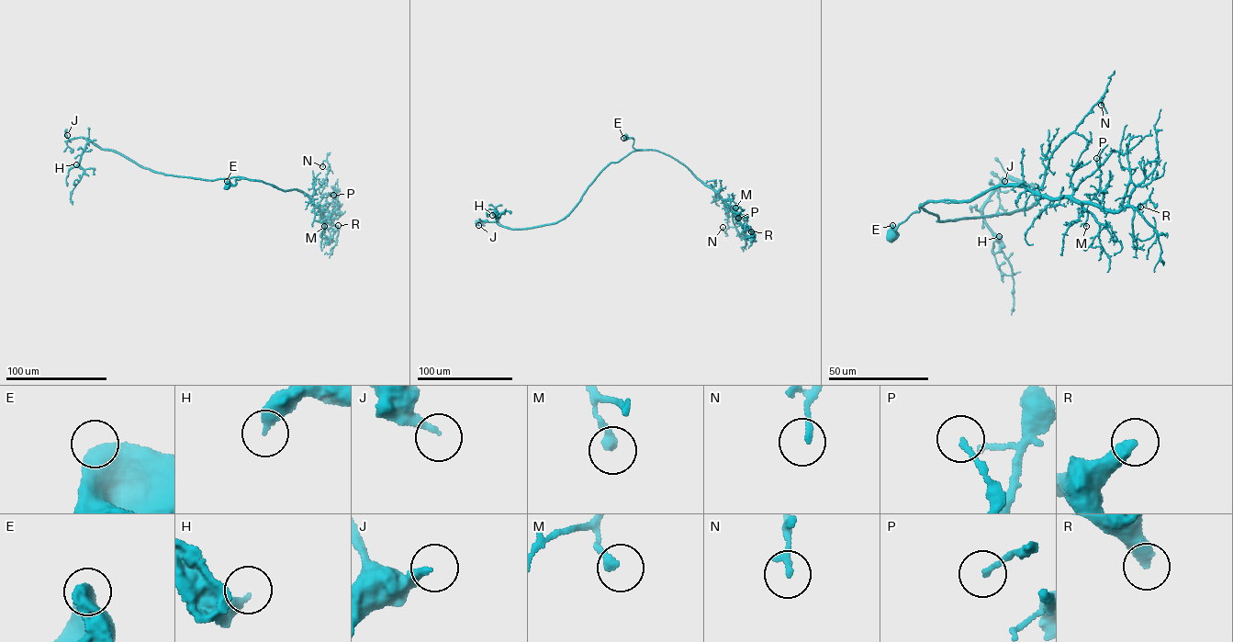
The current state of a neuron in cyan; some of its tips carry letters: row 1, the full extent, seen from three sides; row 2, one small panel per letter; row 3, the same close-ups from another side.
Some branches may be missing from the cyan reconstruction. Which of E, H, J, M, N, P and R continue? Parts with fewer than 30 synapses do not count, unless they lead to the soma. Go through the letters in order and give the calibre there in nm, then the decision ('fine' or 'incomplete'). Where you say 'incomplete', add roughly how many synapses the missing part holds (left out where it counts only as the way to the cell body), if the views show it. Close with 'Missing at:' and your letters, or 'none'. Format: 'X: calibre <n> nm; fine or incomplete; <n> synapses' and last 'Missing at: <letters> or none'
E: calibre 700 nm; fine
H: calibre 360 nm; fine
J: calibre 200 nm; fine
M: calibre 280 nm; fine
N: calibre 200 nm; fine
P: calibre 160 nm; fine
R: calibre 420 nm; incomplete; 70 synapses
Missing at: R

